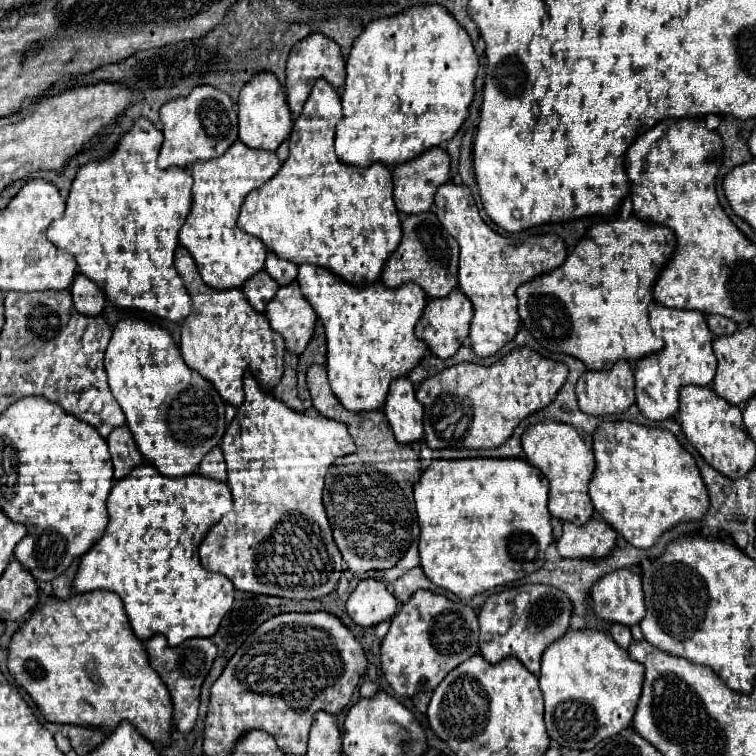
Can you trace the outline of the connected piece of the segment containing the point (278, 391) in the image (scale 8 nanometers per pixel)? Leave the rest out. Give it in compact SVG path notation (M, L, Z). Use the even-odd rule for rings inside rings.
M285 352L285 372L281 382L271 390L279 400L283 400L291 410L303 412L303 404L297 396L297 356L293 352Z

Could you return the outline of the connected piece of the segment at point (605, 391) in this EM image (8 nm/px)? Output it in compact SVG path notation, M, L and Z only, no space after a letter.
M617 360L613 368L595 372L585 370L575 386L579 408L587 414L615 414L627 410L635 402L633 370L629 362Z

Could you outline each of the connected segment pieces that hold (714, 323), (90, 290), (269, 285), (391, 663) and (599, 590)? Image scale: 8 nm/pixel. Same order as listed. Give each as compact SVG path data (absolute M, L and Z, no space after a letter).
M707 316L707 326L711 328L711 334L717 336L725 336L725 334L733 334L737 330L737 324L733 320L727 320L725 316Z
M77 274L73 278L71 296L73 296L73 302L75 302L77 312L81 312L81 314L95 316L95 314L99 314L103 310L105 296L95 286L95 282L87 280L87 276L83 276L83 274Z
M263 270L263 272L259 272L259 276L253 276L253 280L243 286L243 292L245 292L249 304L257 312L263 312L267 302L275 296L277 288L279 286L275 284L275 280L271 280L271 276L267 276L267 272Z
M419 590L391 618L381 646L381 668L399 696L411 698L417 692L433 692L455 666L479 652L477 640L479 624L471 606L429 590Z
M619 568L599 578L589 592L589 604L597 618L625 626L639 624L645 616L641 576L631 568Z

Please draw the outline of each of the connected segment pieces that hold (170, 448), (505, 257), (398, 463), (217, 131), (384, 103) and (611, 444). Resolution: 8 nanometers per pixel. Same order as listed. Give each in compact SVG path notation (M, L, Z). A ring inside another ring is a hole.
M139 318L119 320L105 350L105 372L109 376L109 388L125 412L127 426L141 454L159 470L159 474L171 478L193 474L201 458L213 446L219 446L227 428L225 404L215 386L185 364L177 344L165 328Z
M445 182L437 188L435 194L437 218L443 228L457 240L459 244L459 288L471 300L475 316L471 320L469 338L477 356L493 356L499 352L519 328L517 314L517 298L515 290L519 284L549 272L563 264L567 250L557 234L531 236L527 240L513 240L497 234L491 226L487 226L479 214L479 208L471 196L469 186Z
M397 444L389 452L355 452L341 456L325 476L323 504L337 548L353 574L393 568L419 538L413 484L421 476L421 460L413 446Z
M199 86L191 90L191 96L181 96L161 106L163 146L159 150L157 166L191 166L197 160L211 160L221 156L237 140L237 110L225 92L211 86Z
M423 4L387 20L373 20L359 34L347 58L347 80L341 94L343 116L337 124L334 141L337 158L359 168L373 162L395 166L451 140L467 118L467 108L475 94L473 80L477 70L479 62L471 38L451 12L439 4Z
M629 420L601 422L593 432L593 454L595 470L589 482L589 496L593 500L593 506L599 516L635 548L651 548L665 530L669 530L677 522L699 520L709 508L707 488L701 480L693 456L681 448L677 438L669 430L649 428Z

